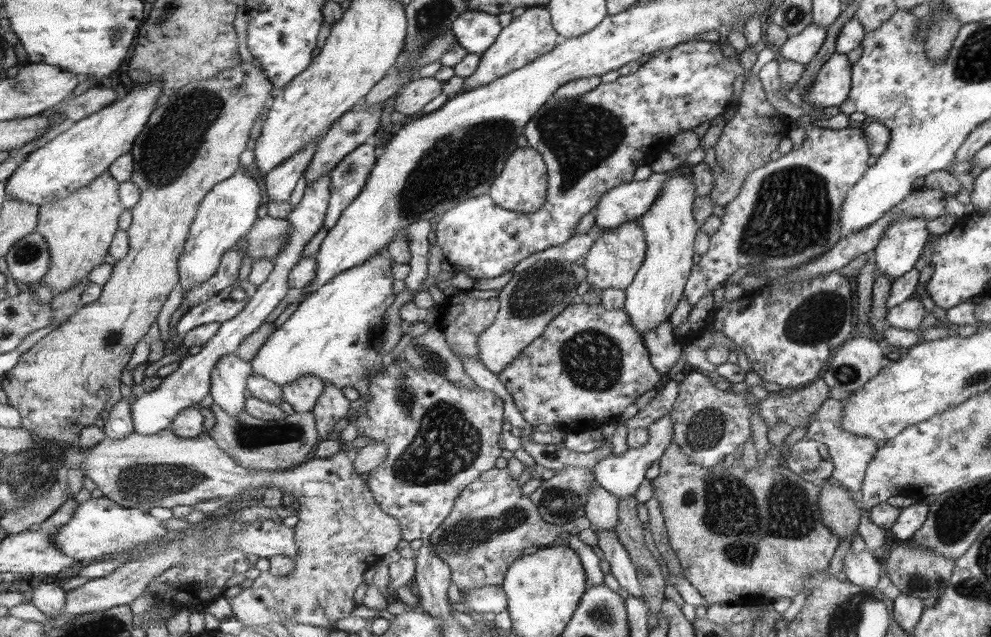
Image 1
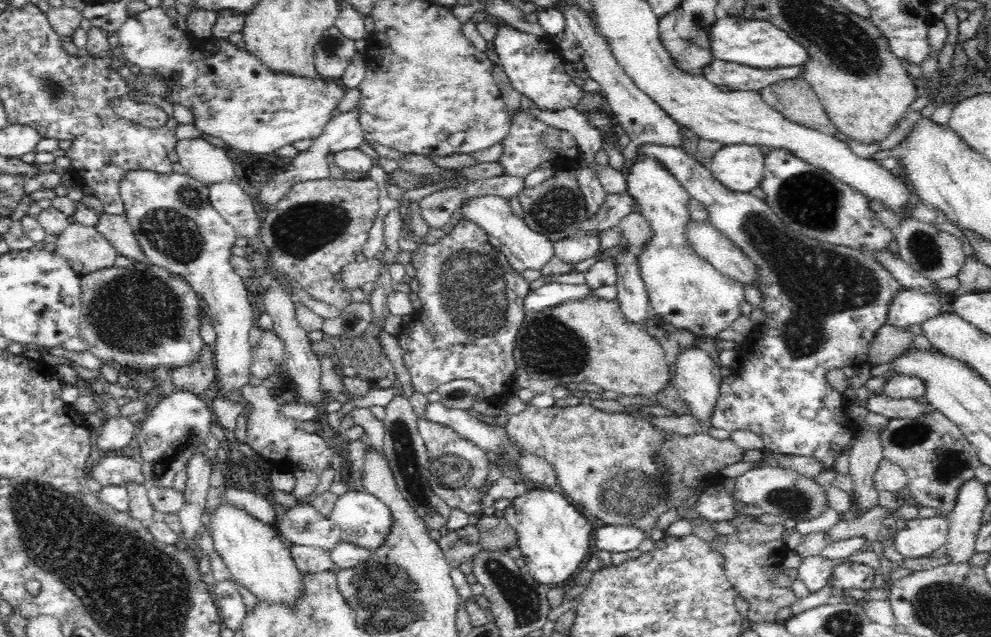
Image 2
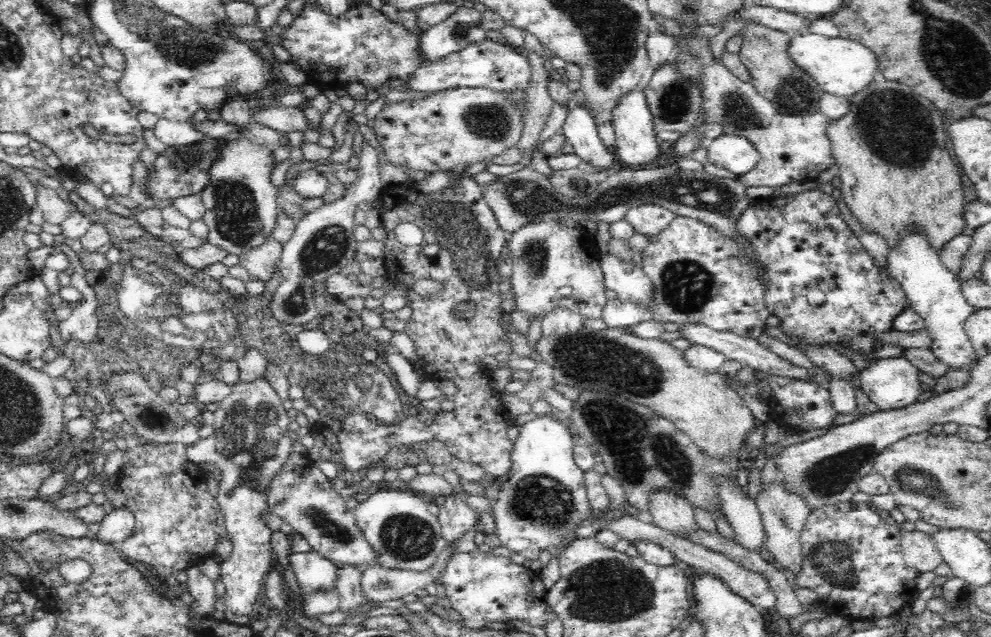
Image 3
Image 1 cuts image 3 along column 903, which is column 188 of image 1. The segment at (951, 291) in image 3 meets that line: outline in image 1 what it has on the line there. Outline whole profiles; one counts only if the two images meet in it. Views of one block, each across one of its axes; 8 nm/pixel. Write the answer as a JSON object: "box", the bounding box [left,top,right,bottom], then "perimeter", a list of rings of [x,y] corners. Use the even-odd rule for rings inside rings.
{"box":[178,171,262,294],"perimeter":[[[242,171],[234,173],[232,178],[219,182],[209,190],[201,207],[198,210],[195,222],[186,240],[185,252],[181,254],[181,262],[178,262],[181,274],[181,287],[183,294],[196,283],[206,281],[214,276],[222,257],[239,244],[241,239],[249,234],[254,222],[258,219],[256,212],[262,204],[262,190],[256,178],[242,174]]]}

